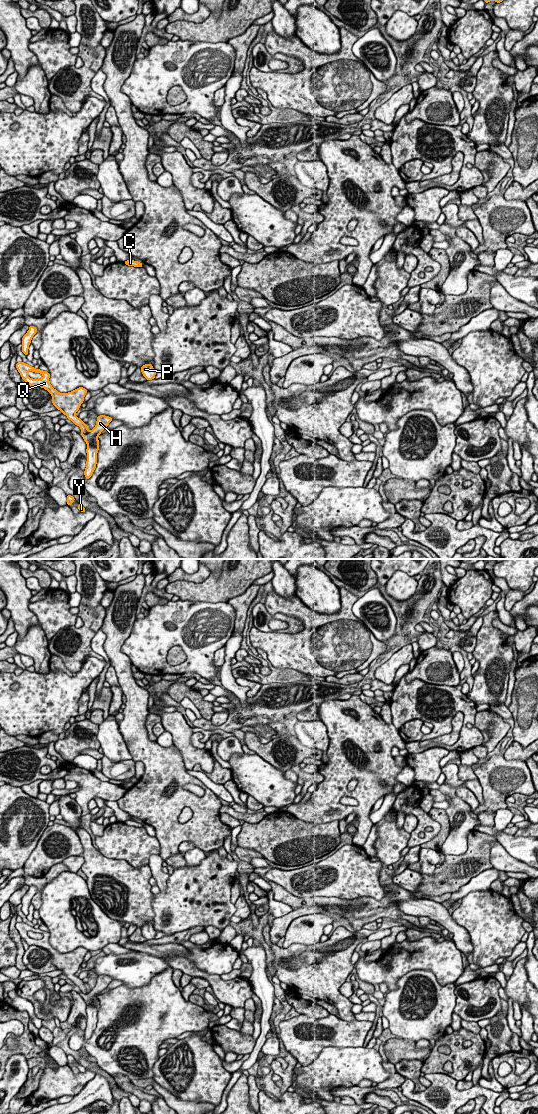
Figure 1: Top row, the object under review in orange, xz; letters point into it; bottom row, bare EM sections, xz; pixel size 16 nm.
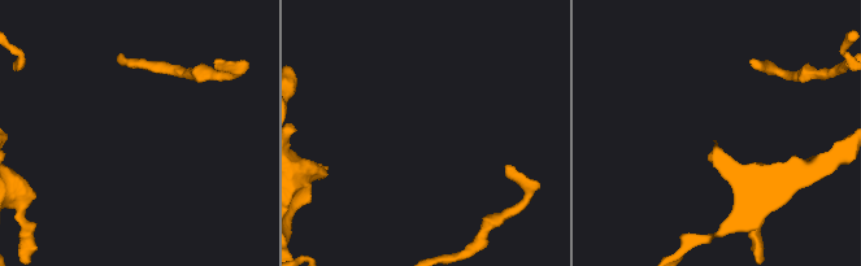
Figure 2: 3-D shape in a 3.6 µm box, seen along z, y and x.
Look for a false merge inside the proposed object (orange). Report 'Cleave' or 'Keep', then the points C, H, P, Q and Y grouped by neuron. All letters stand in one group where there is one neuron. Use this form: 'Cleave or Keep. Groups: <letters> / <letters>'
Cleave. Groups: C H P Y / Q

